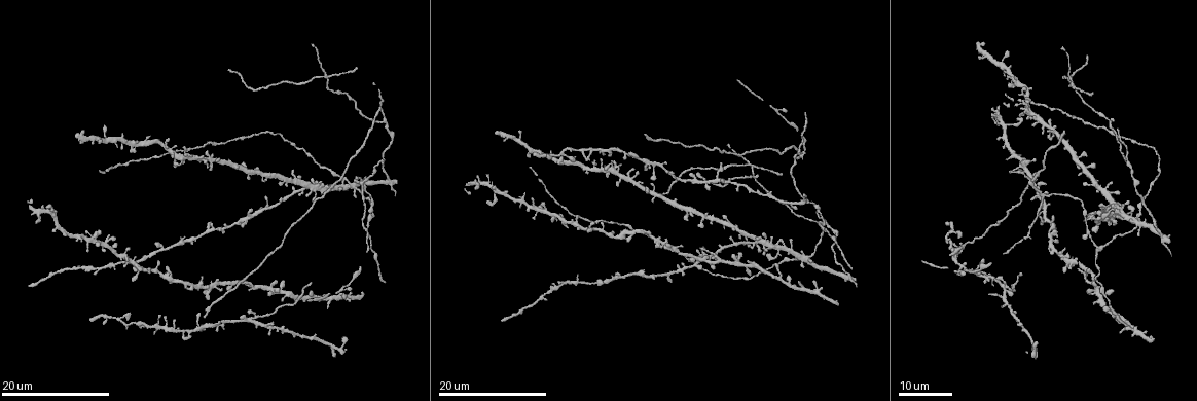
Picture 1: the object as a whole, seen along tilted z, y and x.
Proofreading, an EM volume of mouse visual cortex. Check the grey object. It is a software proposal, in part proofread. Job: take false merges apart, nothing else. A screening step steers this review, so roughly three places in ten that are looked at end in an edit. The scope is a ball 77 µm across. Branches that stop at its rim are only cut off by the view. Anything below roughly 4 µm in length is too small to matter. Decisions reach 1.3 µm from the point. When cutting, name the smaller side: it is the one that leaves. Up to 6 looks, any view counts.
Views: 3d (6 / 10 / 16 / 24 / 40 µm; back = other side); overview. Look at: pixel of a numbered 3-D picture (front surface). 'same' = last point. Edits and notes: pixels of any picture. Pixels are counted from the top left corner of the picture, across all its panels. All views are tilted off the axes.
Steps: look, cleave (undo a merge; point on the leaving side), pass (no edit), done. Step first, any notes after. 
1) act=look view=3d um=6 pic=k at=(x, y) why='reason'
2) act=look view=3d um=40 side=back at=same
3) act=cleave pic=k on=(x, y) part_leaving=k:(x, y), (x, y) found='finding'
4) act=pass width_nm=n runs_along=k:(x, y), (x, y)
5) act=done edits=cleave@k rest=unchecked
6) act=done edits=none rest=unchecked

act=look view=3d um=24 pic=1 at=(198, 326) why='small branch off a trunk'

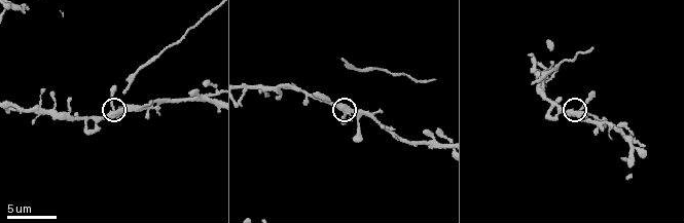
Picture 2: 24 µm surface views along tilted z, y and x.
act=look view=3d um=10 pic=2 at=(111, 115)

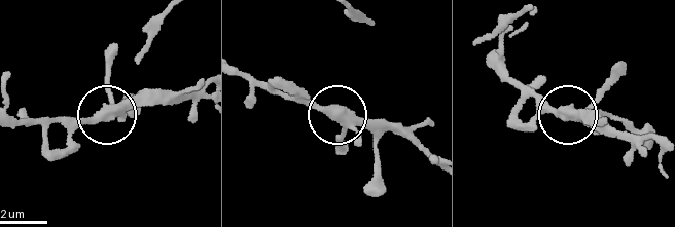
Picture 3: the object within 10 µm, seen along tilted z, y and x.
act=look view=3d um=6 pic=3 at=(339, 118)

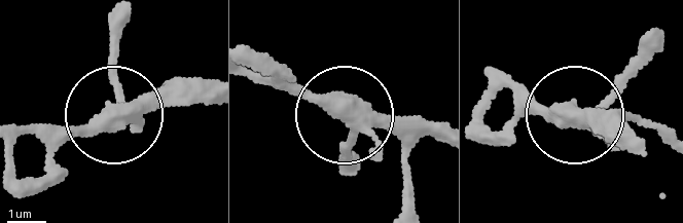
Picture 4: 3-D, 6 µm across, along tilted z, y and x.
act=pass arms=3 found='all the same cell'

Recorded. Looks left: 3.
act=look view=3d um=16 pic=1 at=(623, 278) why='sudden change in width'

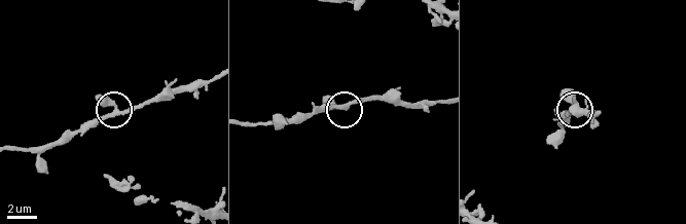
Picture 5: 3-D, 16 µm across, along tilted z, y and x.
act=look view=3d um=6 pic=5 at=(339, 108)

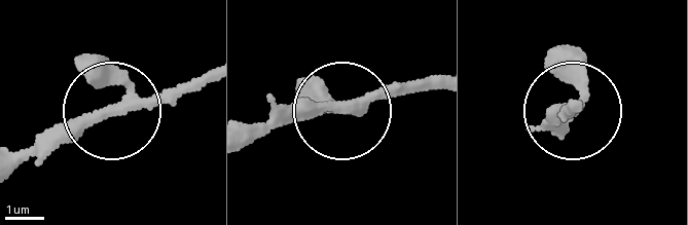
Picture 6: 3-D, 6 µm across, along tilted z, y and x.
act=pass arms=3 runs_along=6:(433, 88), (262, 126) found='continuous, no second cell'

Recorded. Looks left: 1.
act=done edits=none rest=unchecked

